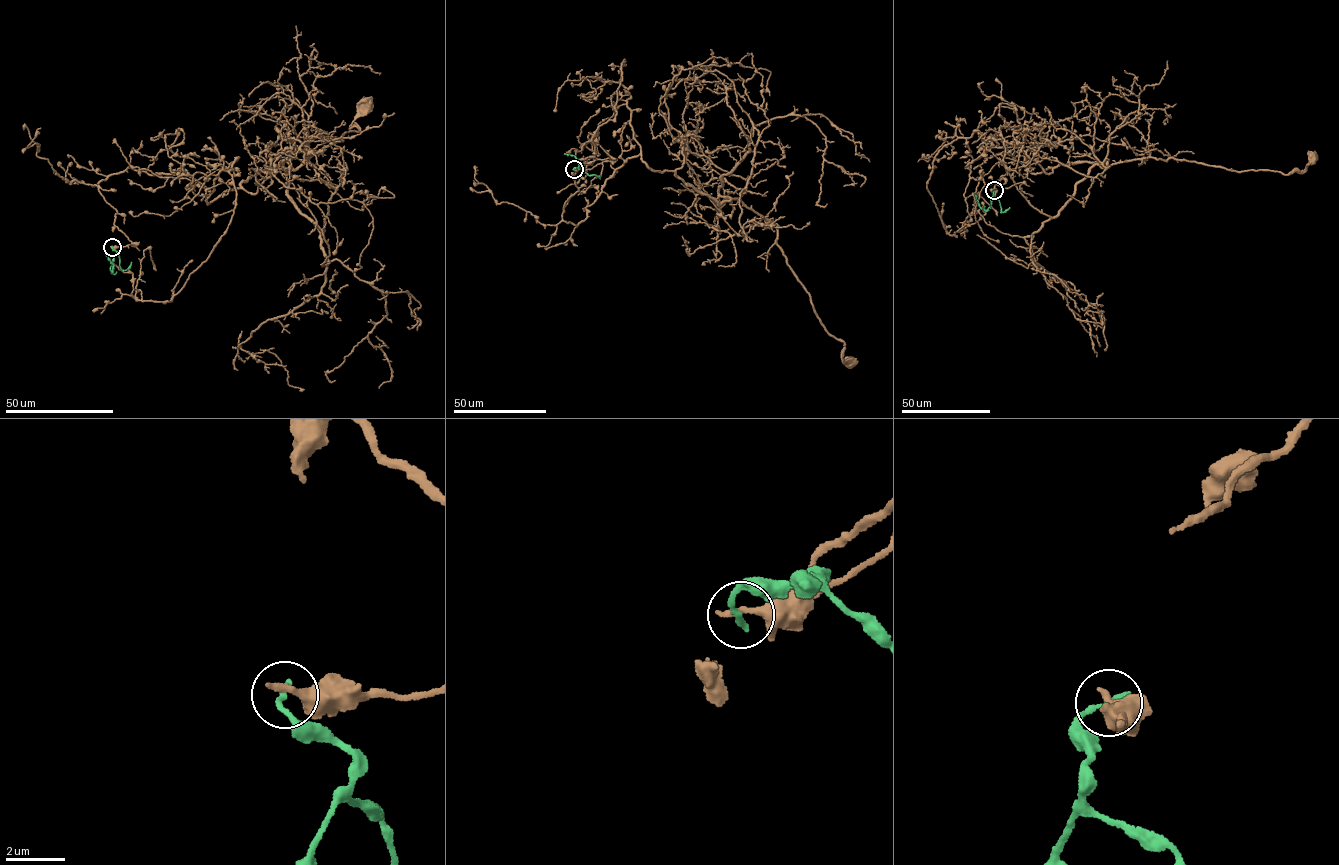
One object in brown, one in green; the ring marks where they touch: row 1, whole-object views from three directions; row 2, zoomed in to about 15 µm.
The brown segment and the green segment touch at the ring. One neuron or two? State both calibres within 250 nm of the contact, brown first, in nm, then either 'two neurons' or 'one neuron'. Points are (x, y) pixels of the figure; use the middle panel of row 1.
320/220 nm | two neurons

